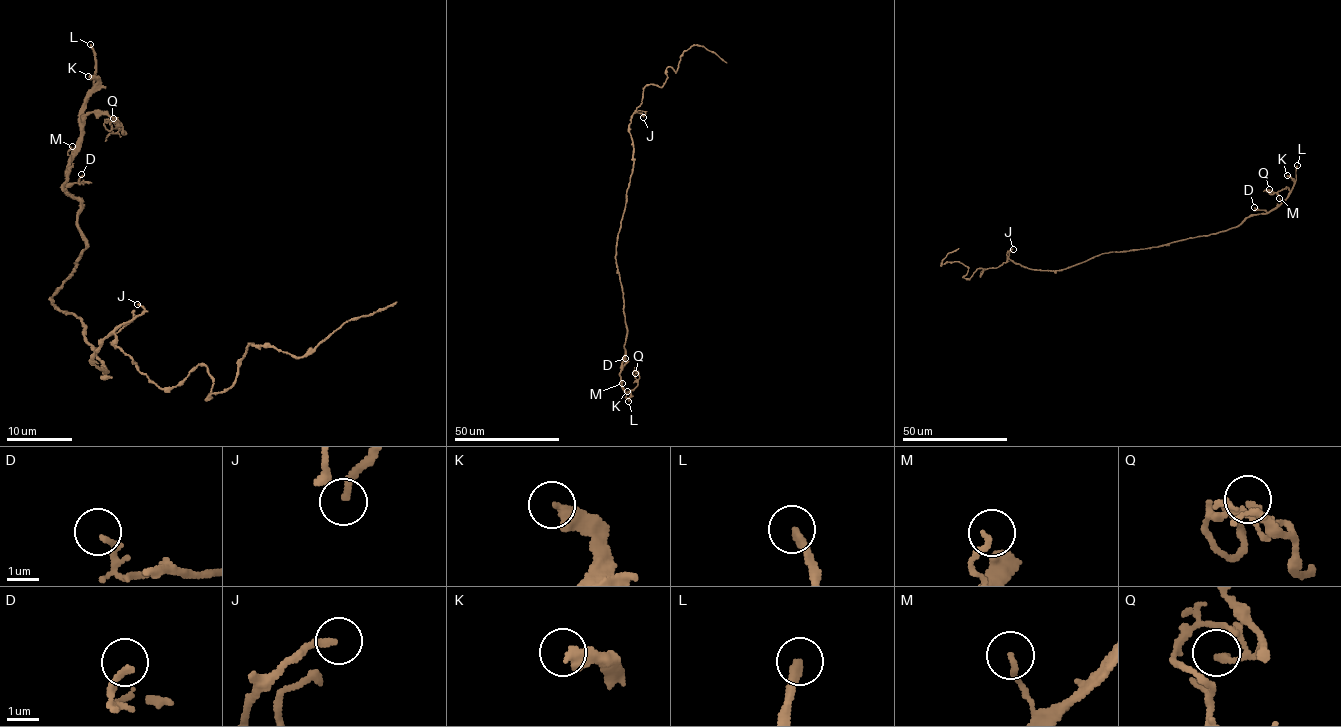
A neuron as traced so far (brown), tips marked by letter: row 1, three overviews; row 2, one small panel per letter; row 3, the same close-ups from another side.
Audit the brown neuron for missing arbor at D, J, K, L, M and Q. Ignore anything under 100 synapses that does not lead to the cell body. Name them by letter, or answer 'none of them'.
J, K, L

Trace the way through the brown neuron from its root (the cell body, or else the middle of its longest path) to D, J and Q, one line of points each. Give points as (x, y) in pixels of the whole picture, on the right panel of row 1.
D: (1088, 259), (1110, 252), (1158, 247), (1225, 231), (1251, 215), (1266, 212), (1254, 207)
J: (1088, 259), (1058, 270), (1033, 270), (1014, 263), (1007, 257), (1006, 253), (1013, 249)
Q: (1088, 259), (1236, 227), (1251, 215), (1276, 209), (1289, 192), (1285, 187), (1270, 194), (1269, 189)

